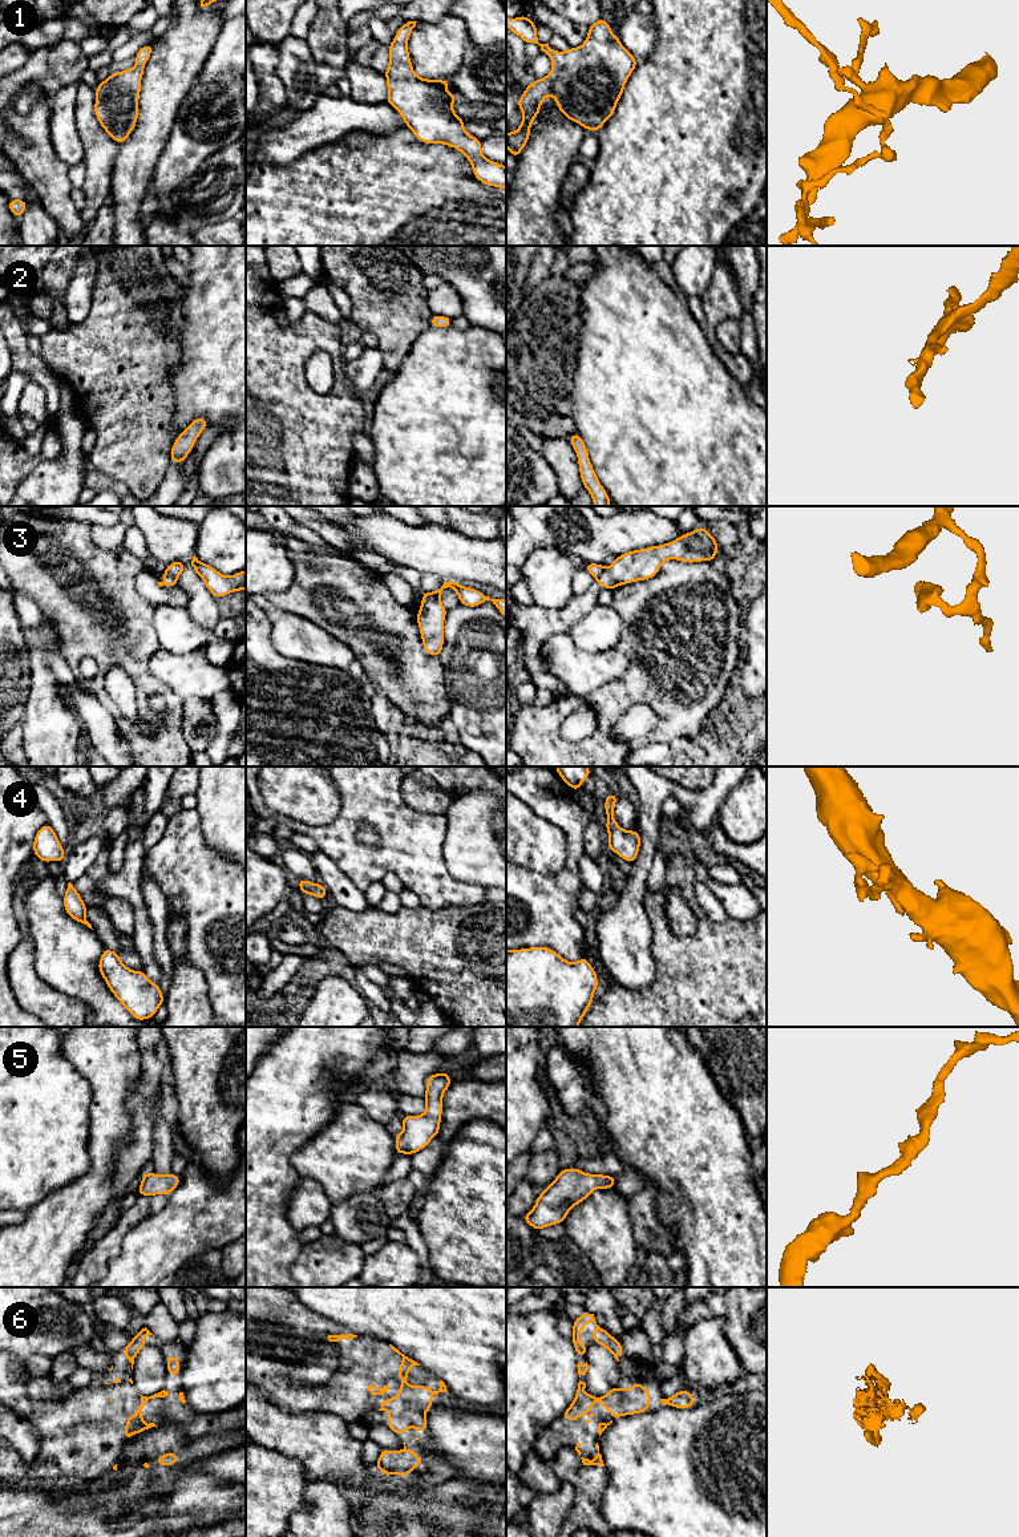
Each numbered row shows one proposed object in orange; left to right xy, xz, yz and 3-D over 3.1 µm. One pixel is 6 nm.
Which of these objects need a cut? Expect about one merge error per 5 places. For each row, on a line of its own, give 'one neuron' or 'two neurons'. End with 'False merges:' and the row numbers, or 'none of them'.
1: one neuron
2: one neuron
3: two neurons
4: one neuron
5: one neuron
6: one neuron
False merges: 3

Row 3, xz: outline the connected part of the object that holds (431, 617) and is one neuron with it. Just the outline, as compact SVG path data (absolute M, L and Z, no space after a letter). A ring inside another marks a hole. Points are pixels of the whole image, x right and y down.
M422 598L418 614L416 615L424 650L432 656L440 658L444 647L444 620L446 612L448 610L441 602Z

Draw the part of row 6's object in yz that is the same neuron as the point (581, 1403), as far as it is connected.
M636 1382L628 1390L620 1390L618 1384L611 1388L604 1396L595 1398L586 1391L582 1394L582 1390L586 1388L586 1383L578 1383L578 1388L575 1391L575 1399L570 1404L570 1407L561 1415L561 1417L566 1417L571 1423L577 1423L577 1417L586 1416L586 1411L593 1408L595 1401L599 1401L604 1408L610 1411L612 1420L626 1415L634 1415L640 1412L651 1411L647 1403L651 1400L651 1390L644 1391L642 1382ZM599 1423L598 1424L598 1433L599 1436L602 1432L612 1423Z

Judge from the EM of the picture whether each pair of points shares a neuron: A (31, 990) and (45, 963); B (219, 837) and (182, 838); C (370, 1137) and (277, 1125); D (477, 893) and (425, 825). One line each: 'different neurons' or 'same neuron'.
A: different neurons
B: different neurons
C: different neurons
D: same neuron

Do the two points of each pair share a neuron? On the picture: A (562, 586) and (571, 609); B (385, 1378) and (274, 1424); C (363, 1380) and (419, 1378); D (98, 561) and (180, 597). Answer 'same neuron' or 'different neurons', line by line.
A: different neurons
B: different neurons
C: same neuron
D: different neurons

